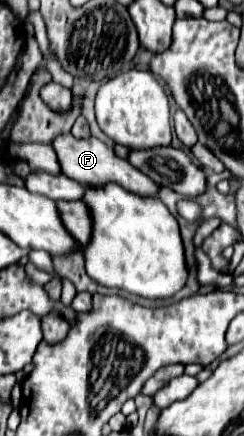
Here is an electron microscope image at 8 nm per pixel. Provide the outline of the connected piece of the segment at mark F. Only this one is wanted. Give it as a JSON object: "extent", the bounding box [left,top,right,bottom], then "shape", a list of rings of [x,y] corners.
{"extent":[51,134,159,196],"shape":[[[61,134],[57,138],[53,138],[51,142],[55,154],[57,154],[57,160],[59,160],[59,166],[63,170],[65,176],[81,182],[83,186],[103,186],[105,182],[115,182],[119,186],[123,186],[125,190],[133,192],[133,194],[141,194],[141,196],[157,196],[157,190],[159,186],[149,180],[143,172],[139,172],[137,168],[133,168],[127,160],[121,160],[119,156],[115,156],[113,148],[105,146],[103,142],[99,142],[97,138],[73,138],[73,134]]]}

